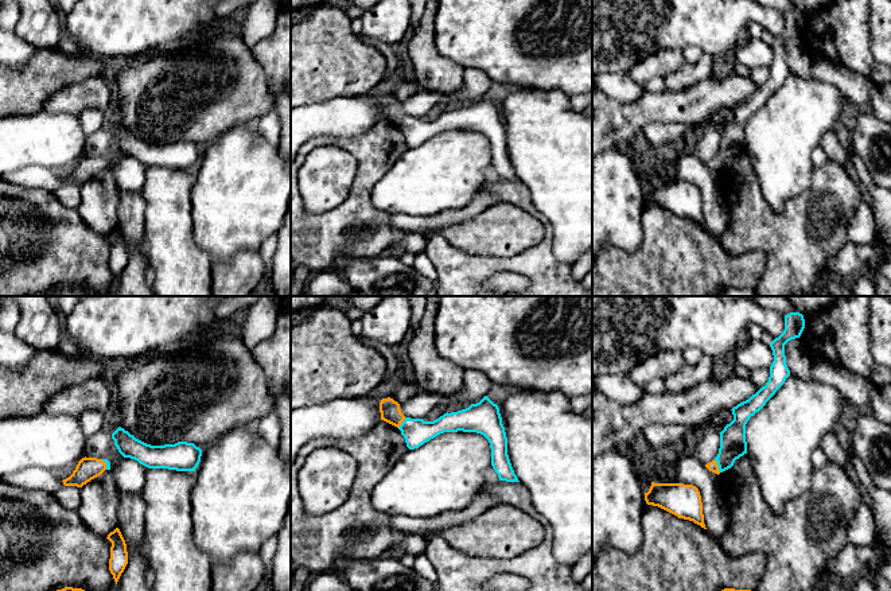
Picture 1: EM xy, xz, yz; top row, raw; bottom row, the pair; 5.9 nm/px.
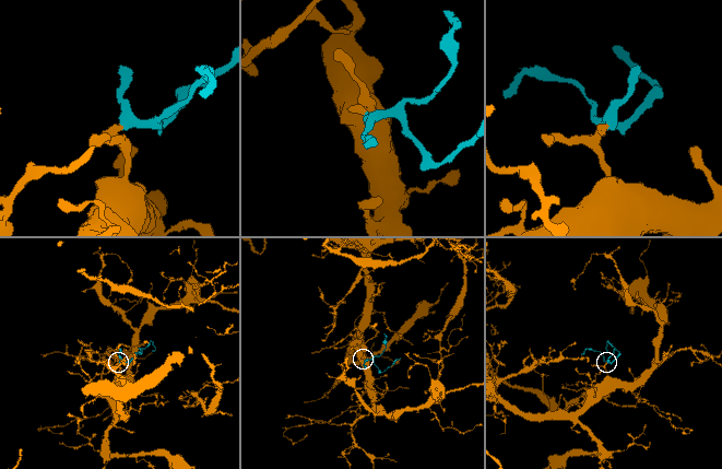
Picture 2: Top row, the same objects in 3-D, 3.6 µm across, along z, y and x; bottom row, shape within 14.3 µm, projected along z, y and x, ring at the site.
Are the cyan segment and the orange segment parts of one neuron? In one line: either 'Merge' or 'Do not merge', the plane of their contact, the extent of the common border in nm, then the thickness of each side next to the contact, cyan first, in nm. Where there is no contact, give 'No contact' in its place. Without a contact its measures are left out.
Merge. Touches cyan in yz. Shared border 90 nm. Thickness 160 nm (cyan) against 70 nm

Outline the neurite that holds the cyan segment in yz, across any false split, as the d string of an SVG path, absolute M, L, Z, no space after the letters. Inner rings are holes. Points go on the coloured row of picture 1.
M790 312L785 315L783 333L770 343L774 361L770 366L769 381L748 400L731 409L734 420L720 432L719 454L712 462L705 464L709 471L719 475L731 468L736 459L747 454L746 424L751 416L766 405L790 376L786 365L785 345L791 339L799 338L804 328L805 319L802 314Z

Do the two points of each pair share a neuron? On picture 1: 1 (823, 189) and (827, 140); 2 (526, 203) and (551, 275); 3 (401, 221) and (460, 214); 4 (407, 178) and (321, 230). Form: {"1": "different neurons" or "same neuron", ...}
{"1": "different neurons", "2": "same neuron", "3": "same neuron", "4": "different neurons"}

